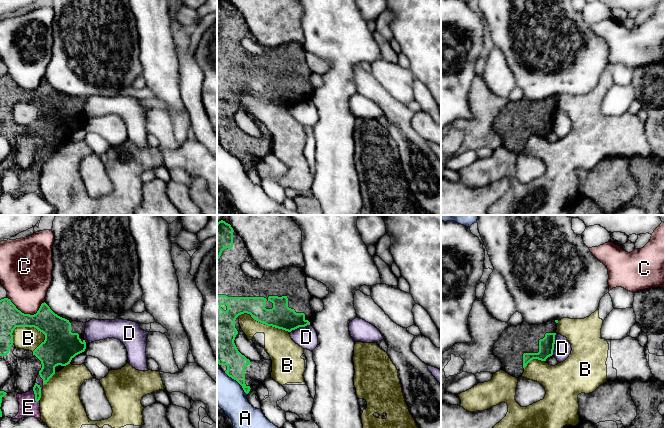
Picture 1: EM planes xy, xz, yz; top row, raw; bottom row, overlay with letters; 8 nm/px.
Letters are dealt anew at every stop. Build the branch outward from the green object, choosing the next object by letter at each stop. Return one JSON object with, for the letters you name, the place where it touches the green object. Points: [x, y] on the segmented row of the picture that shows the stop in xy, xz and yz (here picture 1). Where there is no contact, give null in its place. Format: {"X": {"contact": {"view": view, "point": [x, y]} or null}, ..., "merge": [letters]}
{"E": {"contact": {"view": "xy", "point": [35, 395]}}, "merge": ["E"]}

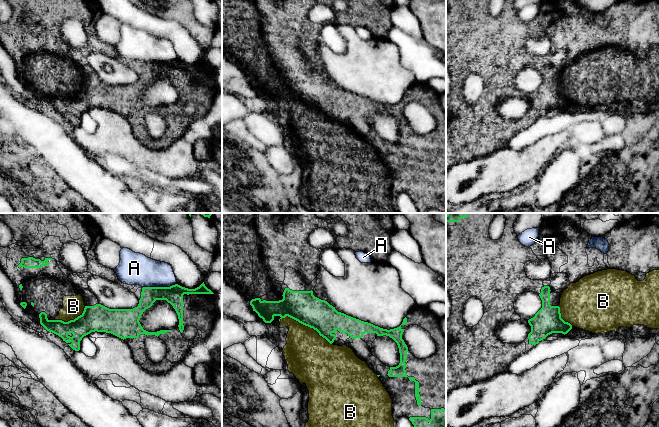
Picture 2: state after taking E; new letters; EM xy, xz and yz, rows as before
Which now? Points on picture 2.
{"B": {"contact": {"view": "xz", "point": [305, 325]}}, "merge": ["B"]}

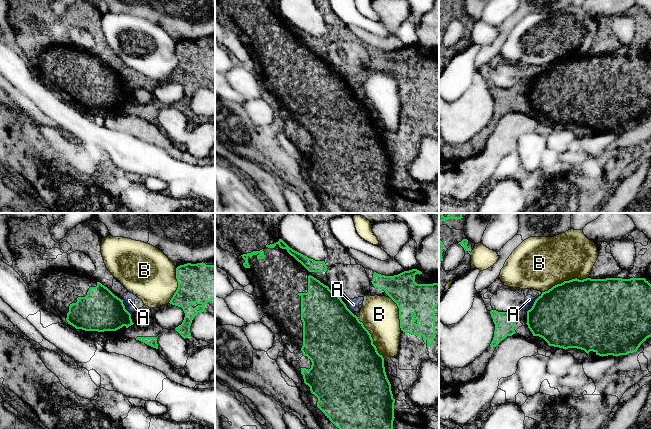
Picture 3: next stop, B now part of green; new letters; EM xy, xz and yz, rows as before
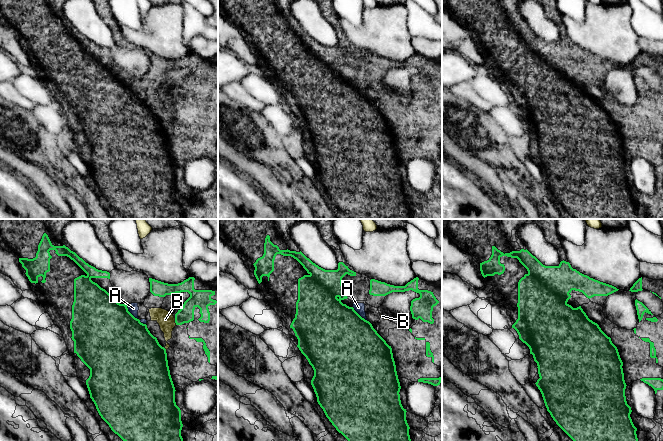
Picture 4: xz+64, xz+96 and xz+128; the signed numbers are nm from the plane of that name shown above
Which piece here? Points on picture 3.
{"A": {"contact": {"view": "yz", "point": [533, 304]}}, "merge": ["A"]}

